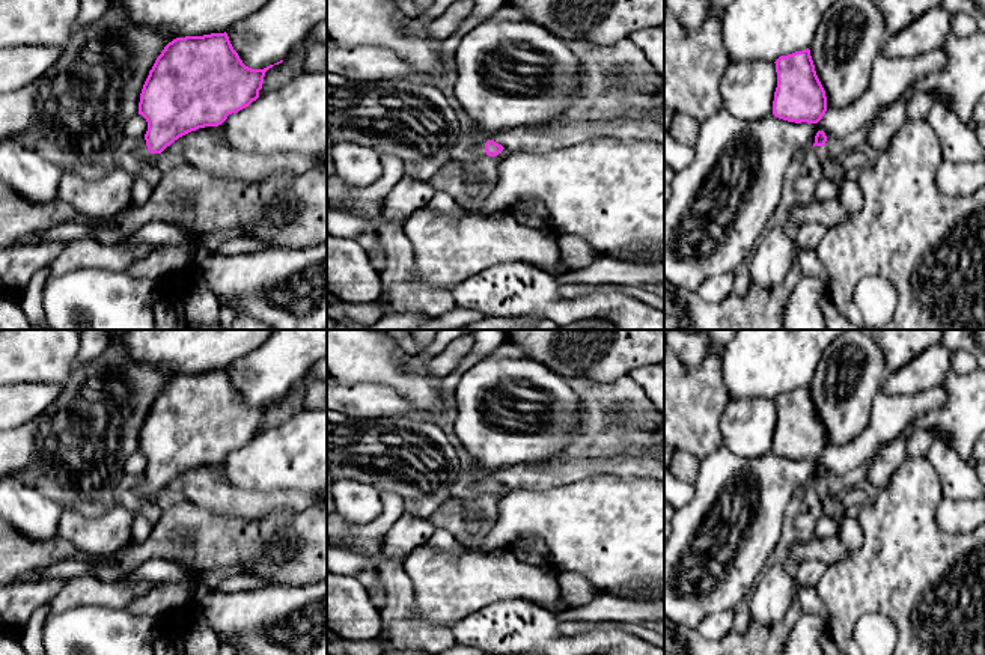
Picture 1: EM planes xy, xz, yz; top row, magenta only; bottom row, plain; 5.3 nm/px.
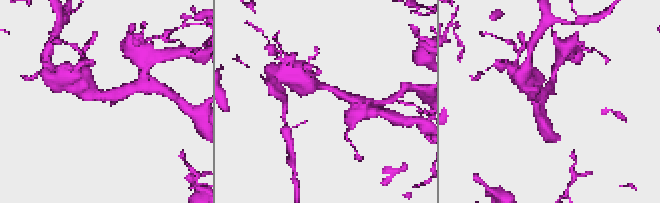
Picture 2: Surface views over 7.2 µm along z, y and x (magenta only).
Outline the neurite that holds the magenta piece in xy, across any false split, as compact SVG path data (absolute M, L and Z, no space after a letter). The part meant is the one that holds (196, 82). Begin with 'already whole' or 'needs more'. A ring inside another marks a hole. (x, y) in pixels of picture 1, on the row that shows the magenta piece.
needs more; M227 33L176 38L157 57L143 84L139 114L148 122L145 139L134 145L139 160L161 154L179 137L205 126L221 125L229 114L238 113L259 98L265 72L273 68L252 69L233 50Z

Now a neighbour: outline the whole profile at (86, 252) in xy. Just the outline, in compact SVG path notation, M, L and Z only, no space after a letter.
M90 236L77 238L66 244L51 262L56 276L66 274L78 268L104 268L108 271L128 273L128 268L148 257L158 245L145 244L127 248L122 244L102 244Z

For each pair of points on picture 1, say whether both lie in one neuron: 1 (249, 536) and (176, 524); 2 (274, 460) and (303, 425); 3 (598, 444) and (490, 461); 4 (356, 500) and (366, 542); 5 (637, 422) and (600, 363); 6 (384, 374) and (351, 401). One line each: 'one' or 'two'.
1: one
2: one
3: two
4: two
5: two
6: two

